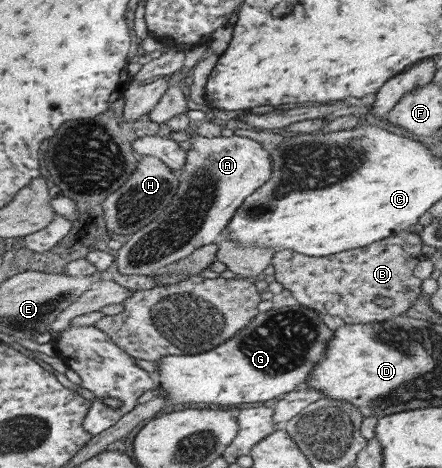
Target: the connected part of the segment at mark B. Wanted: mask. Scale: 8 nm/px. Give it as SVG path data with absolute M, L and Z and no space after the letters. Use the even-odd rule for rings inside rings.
M404 230L382 241L370 243L366 247L339 252L325 257L308 257L289 250L279 250L272 257L271 266L274 268L274 282L290 292L291 298L302 307L316 312L340 317L345 324L367 324L380 322L404 313L422 293L422 281L412 275L414 267L424 257L420 253L422 241L419 235ZM376 297L390 299L390 307L380 307L374 303Z

